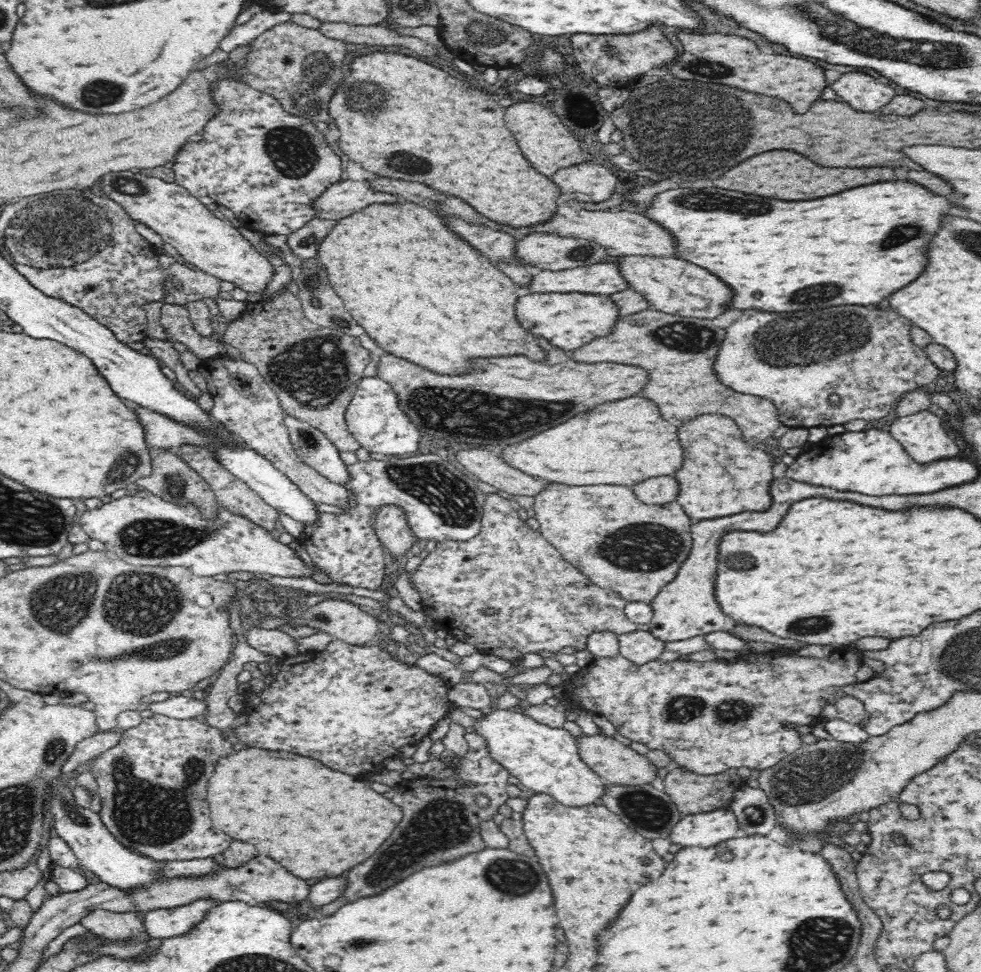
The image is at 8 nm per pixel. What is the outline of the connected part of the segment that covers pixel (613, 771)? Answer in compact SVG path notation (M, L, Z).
M600 732L594 735L583 733L582 736L576 736L575 741L580 760L594 771L603 782L626 785L658 783L656 767L648 761L647 757L640 755L616 738L604 736Z

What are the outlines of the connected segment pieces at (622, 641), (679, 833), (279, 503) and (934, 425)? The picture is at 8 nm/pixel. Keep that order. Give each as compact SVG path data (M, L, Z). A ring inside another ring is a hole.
M635 630L621 634L617 641L619 654L638 666L658 659L665 649L665 644L652 637L650 631Z
M718 809L709 813L683 815L668 832L668 838L682 846L716 846L722 840L734 838L738 823L732 810Z
M220 449L215 452L222 459L224 467L236 478L244 481L254 492L258 493L270 506L276 507L278 512L289 514L296 520L312 524L316 520L315 502L311 501L300 489L284 474L281 474L272 464L254 449L241 451L226 451Z
M929 411L897 418L889 428L889 433L918 465L936 464L960 456L958 446L942 429L940 418Z

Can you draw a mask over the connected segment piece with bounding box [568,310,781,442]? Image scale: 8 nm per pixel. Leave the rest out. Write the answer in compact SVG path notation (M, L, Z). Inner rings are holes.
M644 310L638 314L618 318L613 323L610 334L588 340L588 344L569 352L568 357L581 365L612 362L624 366L638 366L646 370L648 382L642 388L642 398L656 404L662 420L670 418L688 420L700 414L716 412L732 418L742 430L744 440L764 442L781 425L780 422L776 422L776 412L772 410L772 404L760 398L732 394L732 390L724 390L724 386L720 386L720 382L712 378L712 358L716 356L716 350L724 338L728 322L736 322L736 318L720 314L720 318L700 320L700 318L680 318L672 314ZM684 344L708 344L708 346L702 350L700 348L682 350Z

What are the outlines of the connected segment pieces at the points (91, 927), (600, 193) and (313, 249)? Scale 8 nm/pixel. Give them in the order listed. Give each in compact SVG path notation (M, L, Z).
M96 908L78 920L91 934L107 936L112 940L124 940L126 936L144 934L144 925L141 915L124 914Z
M592 162L560 170L554 182L562 190L562 194L568 194L568 198L582 203L606 202L612 198L616 188L616 176L608 168Z
M311 219L302 228L288 234L286 244L296 258L307 261L317 257L317 246L324 236L332 230L335 222Z

